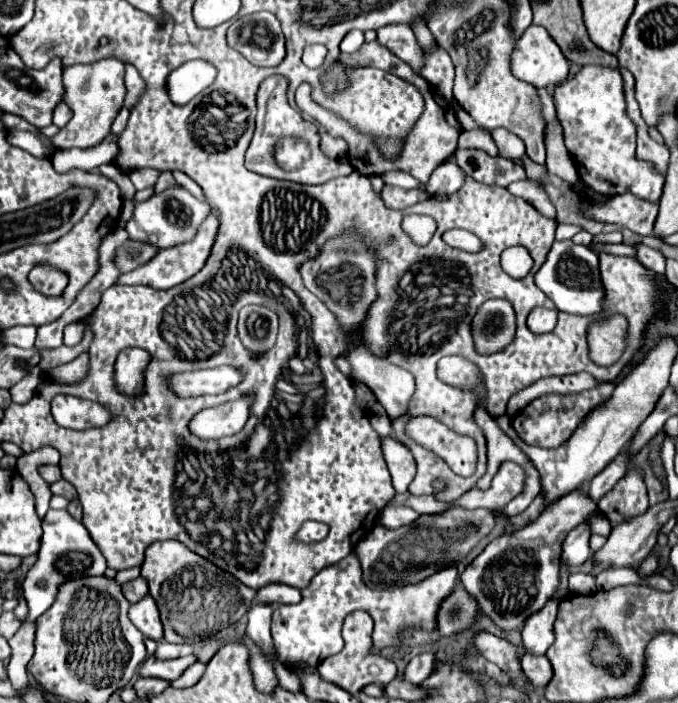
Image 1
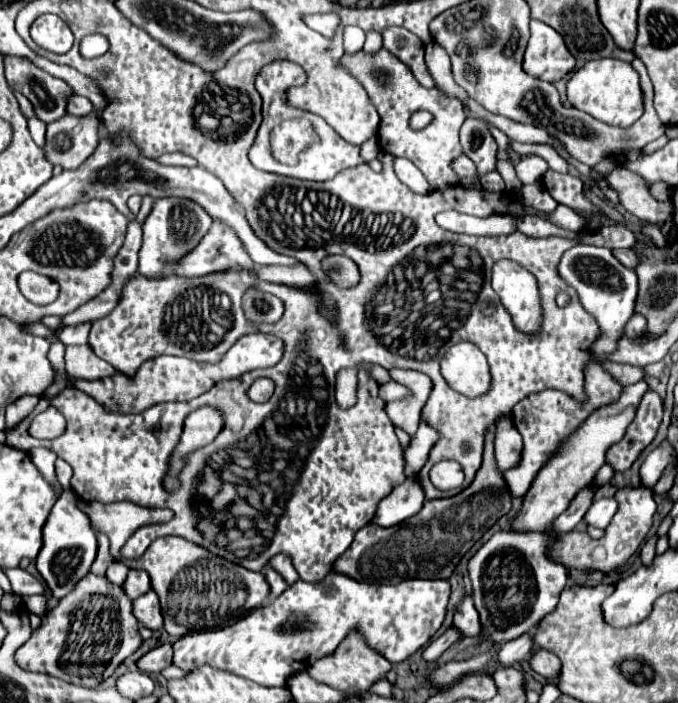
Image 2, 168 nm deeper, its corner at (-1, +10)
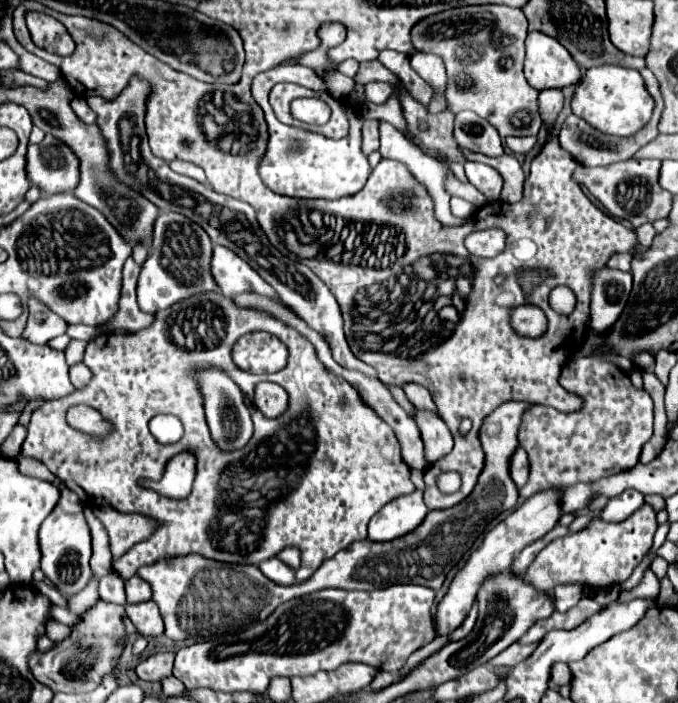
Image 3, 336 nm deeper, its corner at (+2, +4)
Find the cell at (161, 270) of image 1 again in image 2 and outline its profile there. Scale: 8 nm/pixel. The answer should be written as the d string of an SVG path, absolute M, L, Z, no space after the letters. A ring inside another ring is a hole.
M212 222L206 238L190 254L174 262L176 276L206 276L226 268L254 268L240 238L222 222Z

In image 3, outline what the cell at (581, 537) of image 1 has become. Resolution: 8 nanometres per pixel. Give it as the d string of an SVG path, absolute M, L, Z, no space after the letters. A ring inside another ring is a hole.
M627 490L607 502L607 506L601 512L601 518L607 522L621 522L631 516L631 512L639 510L643 506L643 494L635 490Z

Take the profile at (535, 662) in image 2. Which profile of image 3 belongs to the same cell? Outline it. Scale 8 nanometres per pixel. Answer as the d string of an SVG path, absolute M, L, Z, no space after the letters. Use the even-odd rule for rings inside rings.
M555 664L553 670L551 670L551 682L557 684L557 686L563 686L563 684L569 684L571 682L571 670L567 664Z

